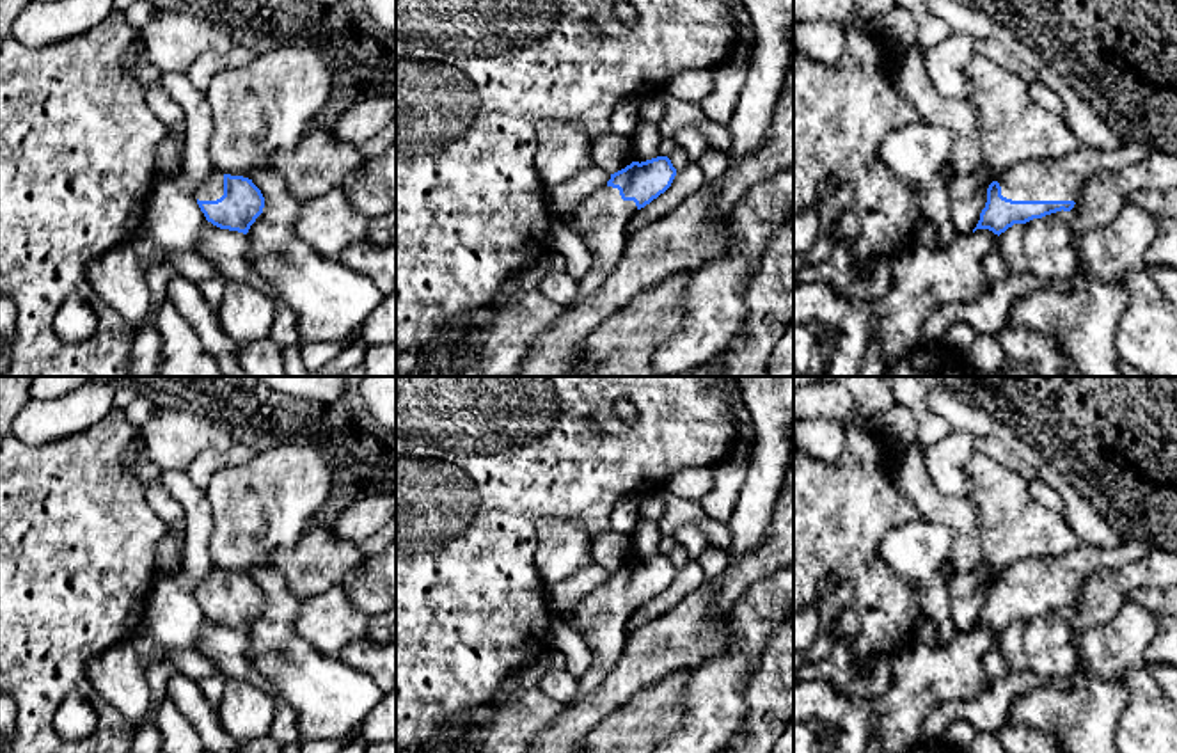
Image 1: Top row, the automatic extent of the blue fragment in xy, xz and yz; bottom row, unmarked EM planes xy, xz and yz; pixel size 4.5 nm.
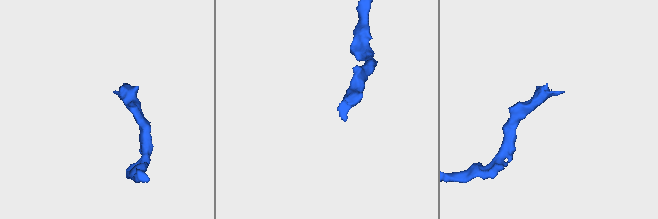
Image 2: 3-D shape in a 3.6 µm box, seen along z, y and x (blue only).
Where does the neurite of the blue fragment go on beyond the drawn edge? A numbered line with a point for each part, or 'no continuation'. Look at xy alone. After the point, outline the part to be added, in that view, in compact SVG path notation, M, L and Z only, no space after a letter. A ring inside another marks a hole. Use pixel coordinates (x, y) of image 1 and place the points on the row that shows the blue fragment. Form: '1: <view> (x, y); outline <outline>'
1: xy (212, 189); outline M213 169L206 181L195 192L199 201L217 201L224 195L224 172Z

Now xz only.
1: xz (602, 219); outline M605 185L570 215L561 217L563 222L582 233L593 254L591 272L579 281L575 302L598 291L605 277L616 268L627 243L625 227L636 211L634 201L623 201L618 188Z

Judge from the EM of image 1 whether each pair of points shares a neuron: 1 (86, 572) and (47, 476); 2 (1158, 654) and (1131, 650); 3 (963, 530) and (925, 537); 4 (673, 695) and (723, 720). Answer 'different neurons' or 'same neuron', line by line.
1: same neuron
2: different neurons
3: different neurons
4: different neurons

